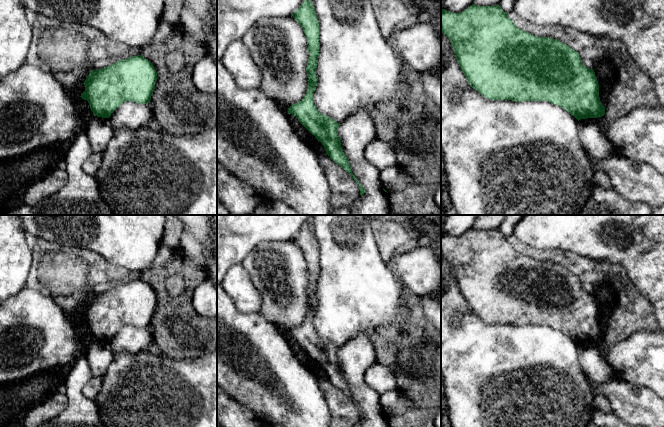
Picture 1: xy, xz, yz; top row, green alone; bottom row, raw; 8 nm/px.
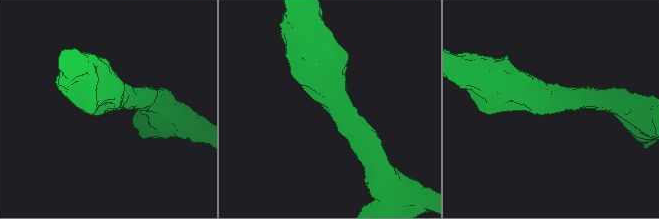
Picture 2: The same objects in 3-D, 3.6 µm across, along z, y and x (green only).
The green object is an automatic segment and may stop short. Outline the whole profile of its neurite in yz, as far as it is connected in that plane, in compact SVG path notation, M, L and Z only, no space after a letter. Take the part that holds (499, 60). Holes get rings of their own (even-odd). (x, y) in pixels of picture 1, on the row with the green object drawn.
M472 4L463 12L441 10L441 31L453 47L455 57L469 85L490 100L547 101L565 109L578 121L605 115L599 97L599 84L593 69L583 65L578 52L557 39L539 37L516 27L507 13L497 4Z

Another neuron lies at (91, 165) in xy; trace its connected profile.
M93 152L83 163L83 171L91 176L95 176L102 161L102 154Z

